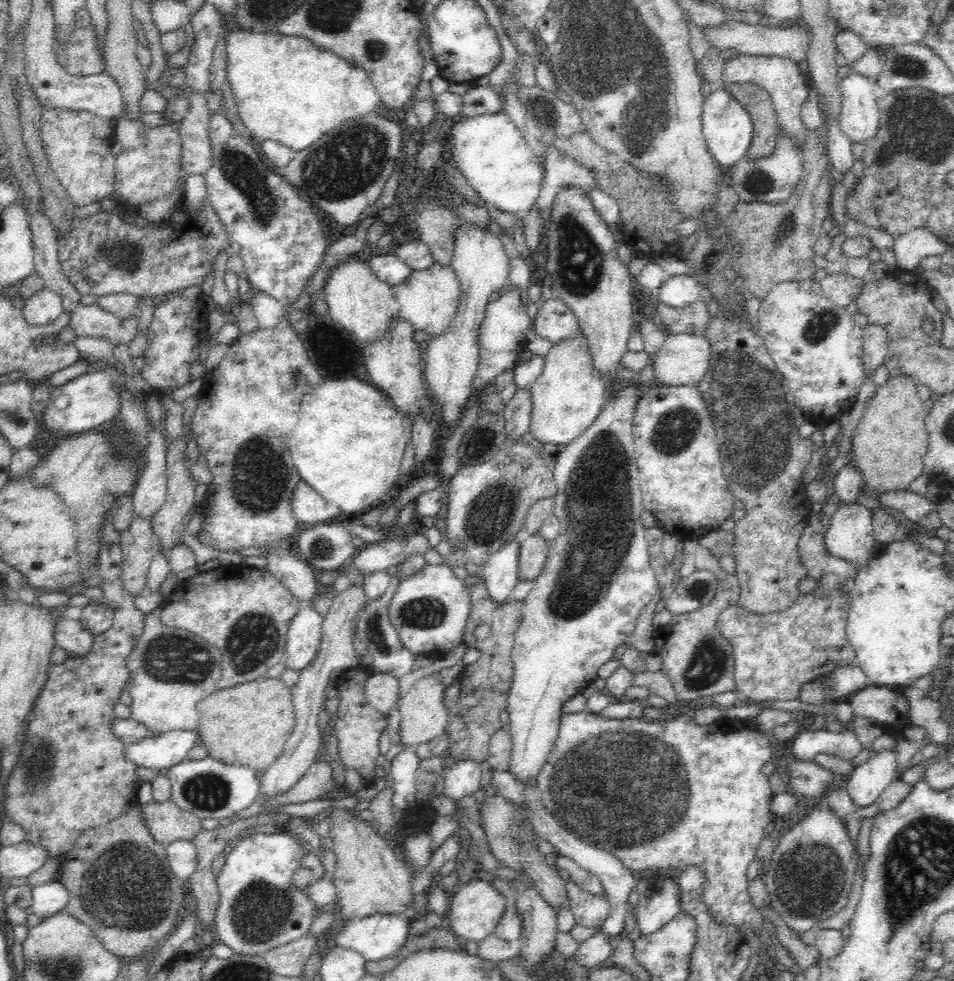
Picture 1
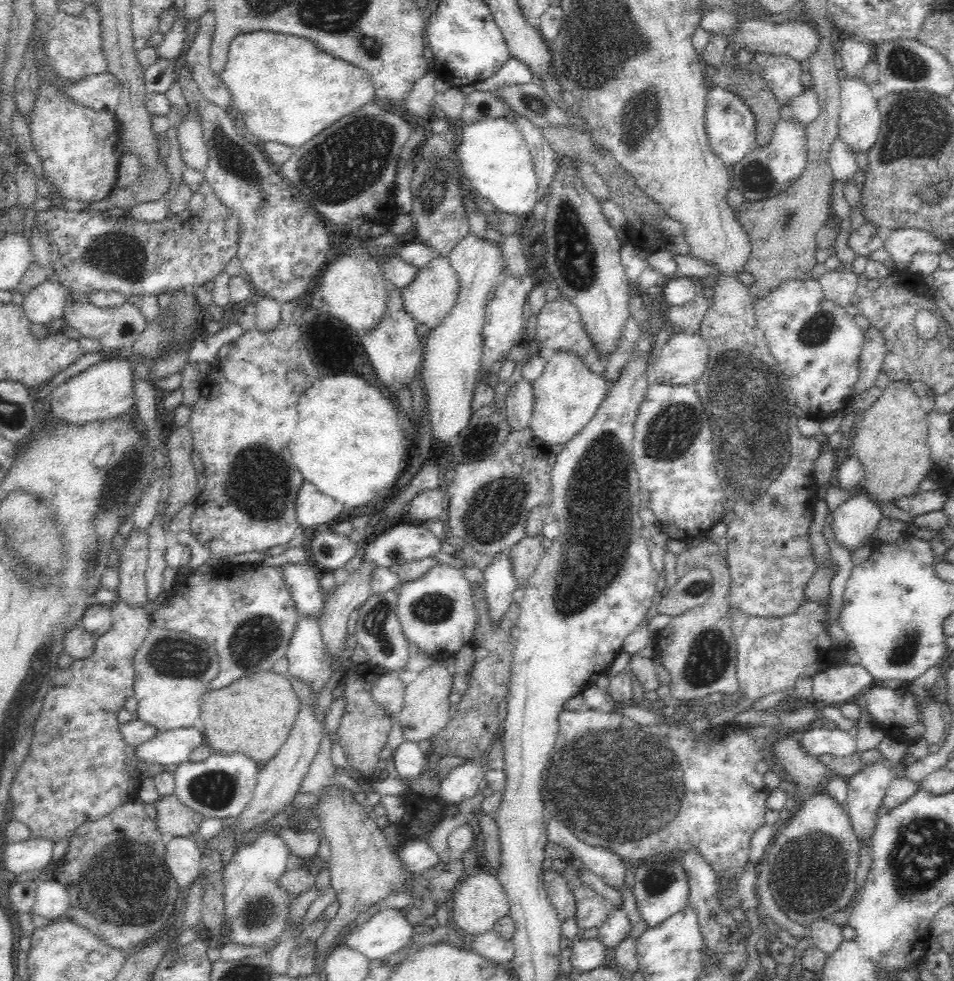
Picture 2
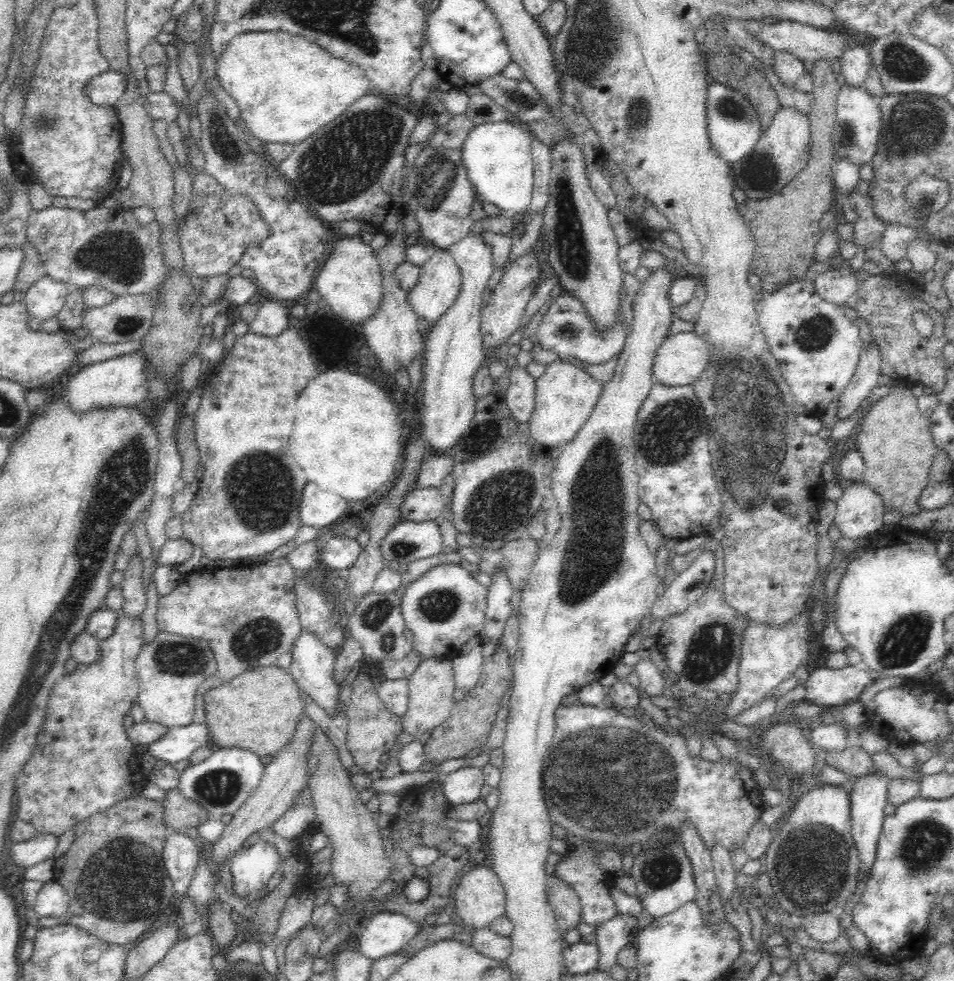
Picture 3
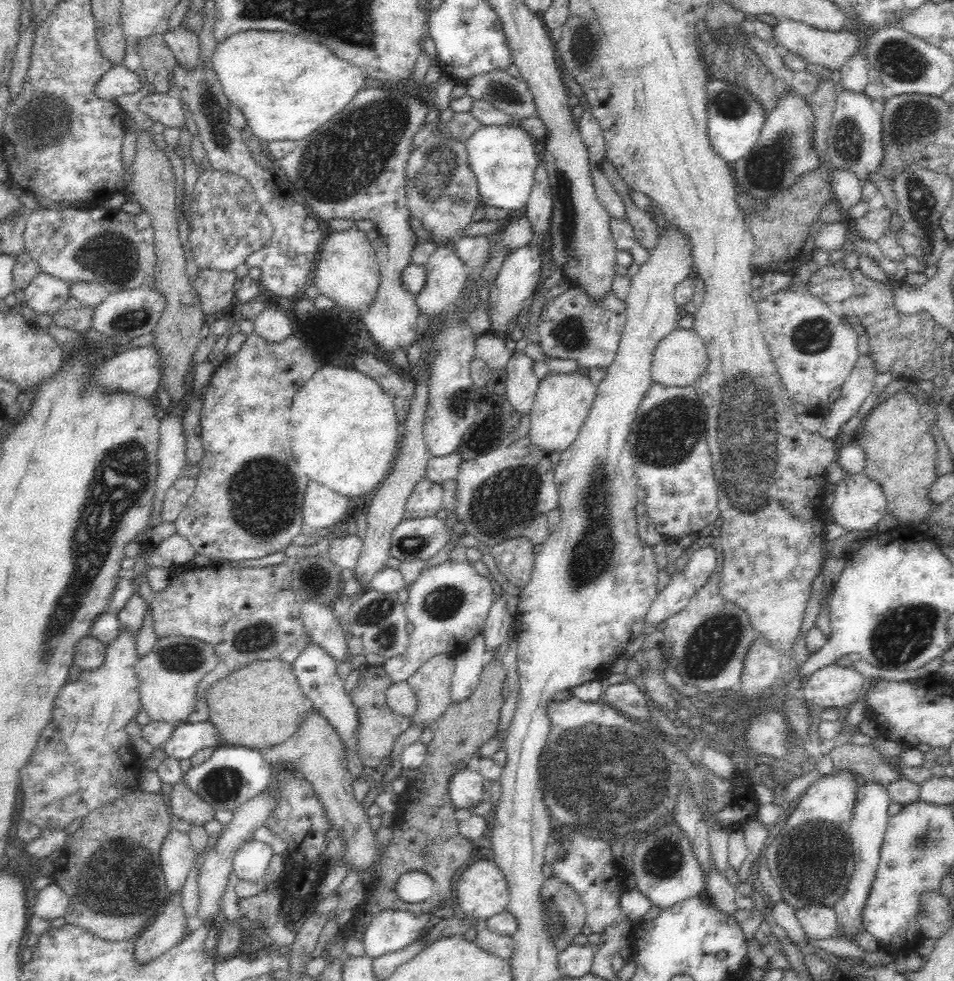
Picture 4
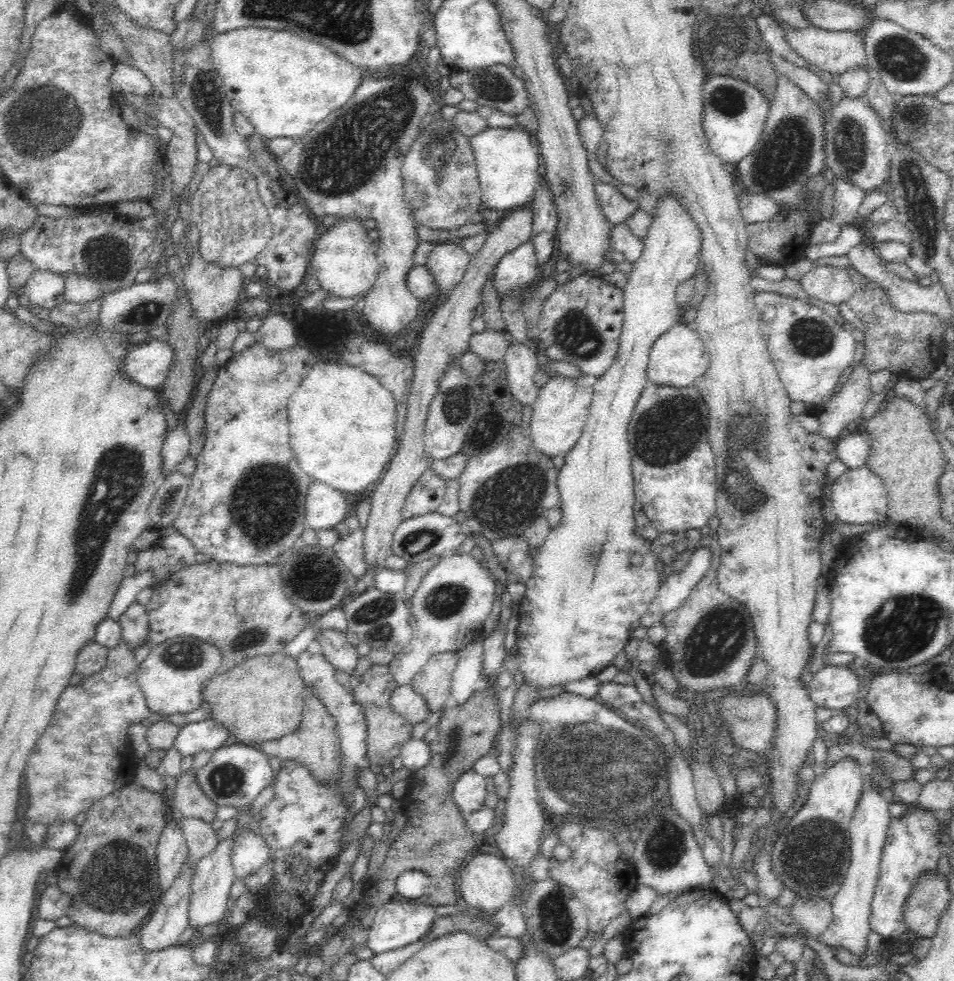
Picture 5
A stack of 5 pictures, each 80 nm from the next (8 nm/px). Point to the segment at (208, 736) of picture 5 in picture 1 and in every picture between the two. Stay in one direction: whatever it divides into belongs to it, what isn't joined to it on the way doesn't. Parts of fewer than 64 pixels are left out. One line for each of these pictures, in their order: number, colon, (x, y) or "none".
1: (160, 751)
2: (172, 746)
3: (178, 743)
4: (187, 738)

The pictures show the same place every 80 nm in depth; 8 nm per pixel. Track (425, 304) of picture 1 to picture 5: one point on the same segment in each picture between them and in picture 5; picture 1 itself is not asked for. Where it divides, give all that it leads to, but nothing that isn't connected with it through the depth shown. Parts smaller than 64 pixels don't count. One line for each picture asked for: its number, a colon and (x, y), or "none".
2: (428, 299)
3: (437, 287)
4: (445, 274)
5: (447, 263)

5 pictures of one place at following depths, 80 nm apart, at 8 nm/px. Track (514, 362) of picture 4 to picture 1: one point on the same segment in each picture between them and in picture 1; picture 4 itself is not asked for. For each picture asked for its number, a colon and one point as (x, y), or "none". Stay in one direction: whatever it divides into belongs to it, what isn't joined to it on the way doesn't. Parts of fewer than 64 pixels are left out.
1: (517, 414)
2: (519, 405)
3: (520, 397)

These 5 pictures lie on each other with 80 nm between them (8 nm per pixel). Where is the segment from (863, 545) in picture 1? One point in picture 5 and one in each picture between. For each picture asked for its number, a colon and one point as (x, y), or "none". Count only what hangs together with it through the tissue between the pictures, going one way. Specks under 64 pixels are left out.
2: (854, 522)
3: (859, 512)
4: (859, 505)
5: (859, 497)

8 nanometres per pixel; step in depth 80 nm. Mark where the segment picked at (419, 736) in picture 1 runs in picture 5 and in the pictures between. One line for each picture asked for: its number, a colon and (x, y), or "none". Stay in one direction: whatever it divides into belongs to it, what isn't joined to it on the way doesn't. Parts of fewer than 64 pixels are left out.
2: (425, 710)
3: (430, 687)
4: (431, 684)
5: (433, 682)

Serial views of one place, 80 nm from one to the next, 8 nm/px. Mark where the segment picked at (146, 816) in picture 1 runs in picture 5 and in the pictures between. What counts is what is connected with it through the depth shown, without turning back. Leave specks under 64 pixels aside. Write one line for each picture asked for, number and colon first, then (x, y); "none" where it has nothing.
2: (173, 820)
3: (180, 814)
4: (185, 805)
5: (187, 798)

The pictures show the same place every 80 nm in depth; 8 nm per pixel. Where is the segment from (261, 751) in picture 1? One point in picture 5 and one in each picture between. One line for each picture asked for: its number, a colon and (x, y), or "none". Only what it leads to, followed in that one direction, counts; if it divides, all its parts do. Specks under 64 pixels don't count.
2: (253, 716)
3: (258, 710)
4: (259, 706)
5: (262, 699)

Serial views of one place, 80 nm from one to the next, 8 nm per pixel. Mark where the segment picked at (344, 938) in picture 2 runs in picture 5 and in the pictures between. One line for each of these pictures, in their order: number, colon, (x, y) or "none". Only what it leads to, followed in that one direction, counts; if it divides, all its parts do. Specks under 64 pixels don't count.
3: (386, 933)
4: (391, 930)
5: (396, 924)

